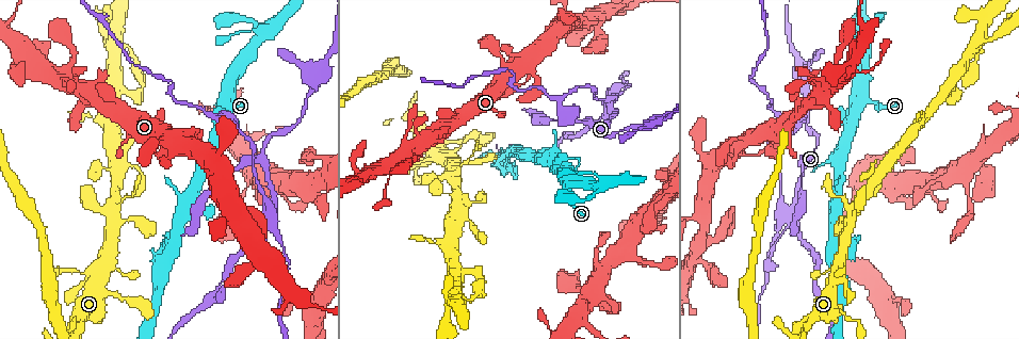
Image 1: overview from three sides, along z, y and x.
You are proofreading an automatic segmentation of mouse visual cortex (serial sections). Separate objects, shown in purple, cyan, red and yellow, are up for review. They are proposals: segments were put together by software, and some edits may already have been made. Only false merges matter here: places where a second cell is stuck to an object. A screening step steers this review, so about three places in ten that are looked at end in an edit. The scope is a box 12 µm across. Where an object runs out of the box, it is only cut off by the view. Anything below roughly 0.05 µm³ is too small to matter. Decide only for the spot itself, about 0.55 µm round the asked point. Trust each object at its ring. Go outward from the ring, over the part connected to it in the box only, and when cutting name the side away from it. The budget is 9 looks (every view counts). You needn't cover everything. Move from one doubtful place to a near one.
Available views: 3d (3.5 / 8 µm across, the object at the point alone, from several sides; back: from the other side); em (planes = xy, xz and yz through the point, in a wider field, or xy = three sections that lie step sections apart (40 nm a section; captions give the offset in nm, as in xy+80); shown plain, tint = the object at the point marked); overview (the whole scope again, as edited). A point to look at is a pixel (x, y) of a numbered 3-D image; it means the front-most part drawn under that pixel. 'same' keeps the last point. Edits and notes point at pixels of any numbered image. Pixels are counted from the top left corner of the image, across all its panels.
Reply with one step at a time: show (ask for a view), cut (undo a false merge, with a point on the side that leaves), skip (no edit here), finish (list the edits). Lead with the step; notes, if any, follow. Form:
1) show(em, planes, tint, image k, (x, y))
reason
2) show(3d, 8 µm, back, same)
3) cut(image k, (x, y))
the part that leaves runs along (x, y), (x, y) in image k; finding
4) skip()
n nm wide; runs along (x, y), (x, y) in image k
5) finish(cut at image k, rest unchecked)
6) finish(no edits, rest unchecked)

show(em, xy, step 2, tint, image 1, (880, 174))
a narrow waist

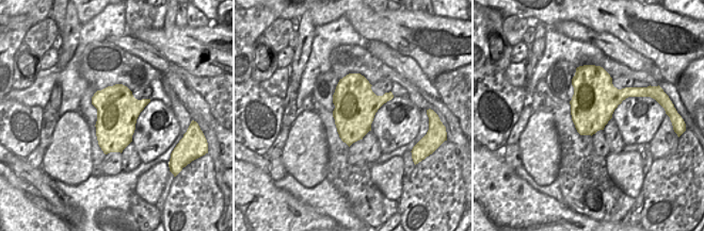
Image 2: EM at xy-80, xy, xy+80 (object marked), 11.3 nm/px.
show(3d, 3.5 µm, same)

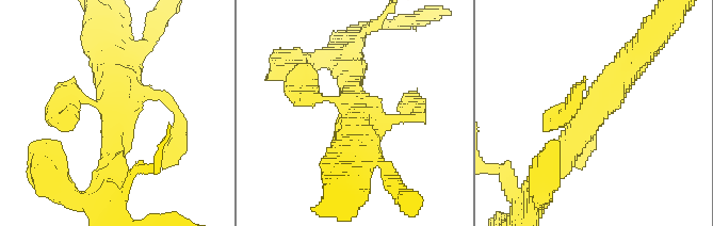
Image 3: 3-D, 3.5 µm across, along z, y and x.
skip()
arms of 100, 150, 350, 500 nm; runs along (546, 179), (633, 58) in image 3; one cell here

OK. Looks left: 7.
show(3d, 8 µm, image 1, (792, 209))

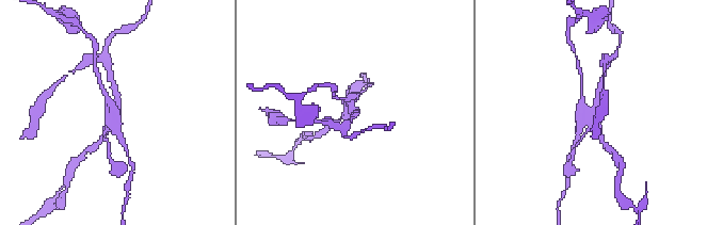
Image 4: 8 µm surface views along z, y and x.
show(3d, 3.5 µm, back, image 4, (592, 109))

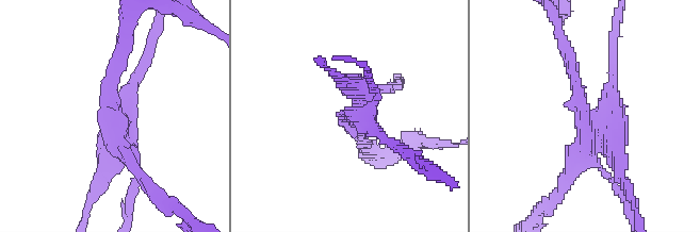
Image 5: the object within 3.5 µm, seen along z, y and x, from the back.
show(em, xy, step 5, tint, image 5, (352, 118))

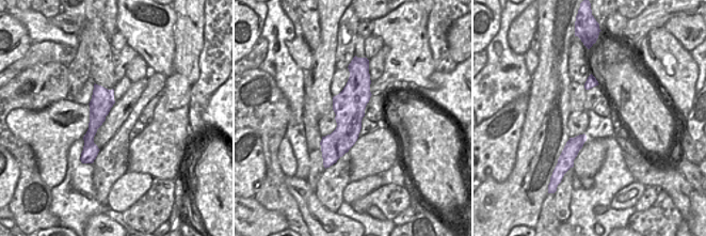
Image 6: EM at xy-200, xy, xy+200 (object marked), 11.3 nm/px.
cut(image 5, (106, 177))
the part that leaves runs along (126, 111), (126, 95), (156, 27) in image 5; a second cell is stuck on

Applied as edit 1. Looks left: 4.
show(overview)

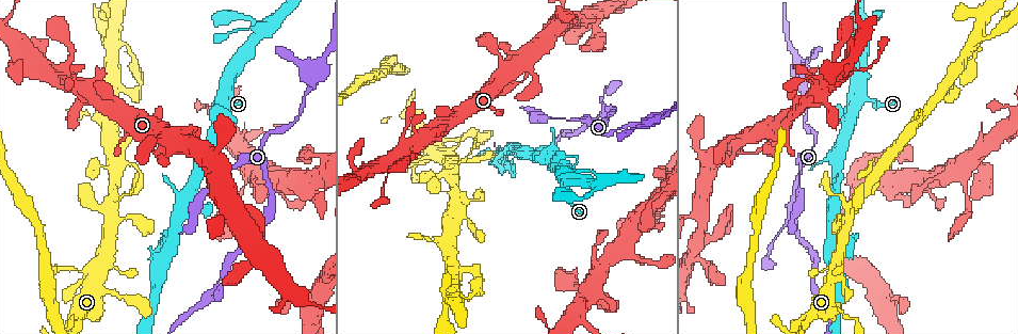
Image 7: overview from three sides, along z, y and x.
show(3d, 3.5 µm, back, image 7, (558, 158))
sudden change in width

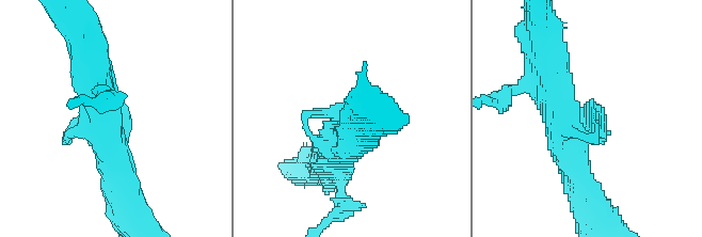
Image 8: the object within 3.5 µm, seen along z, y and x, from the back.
show(em, xy, step 5, tint, image 8, (587, 119))

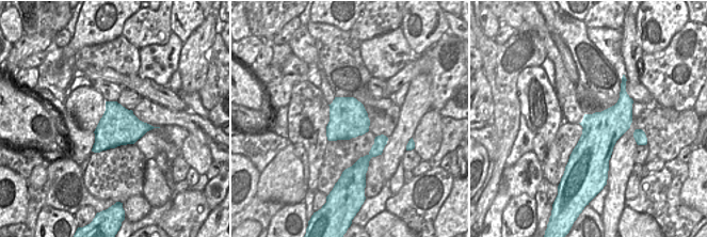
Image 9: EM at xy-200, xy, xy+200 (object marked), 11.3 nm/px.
skip()
runs along (540, 88), (562, 124), (597, 127) in image 8; one cell here

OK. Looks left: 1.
finish(cut at image 5, rest unchecked)

